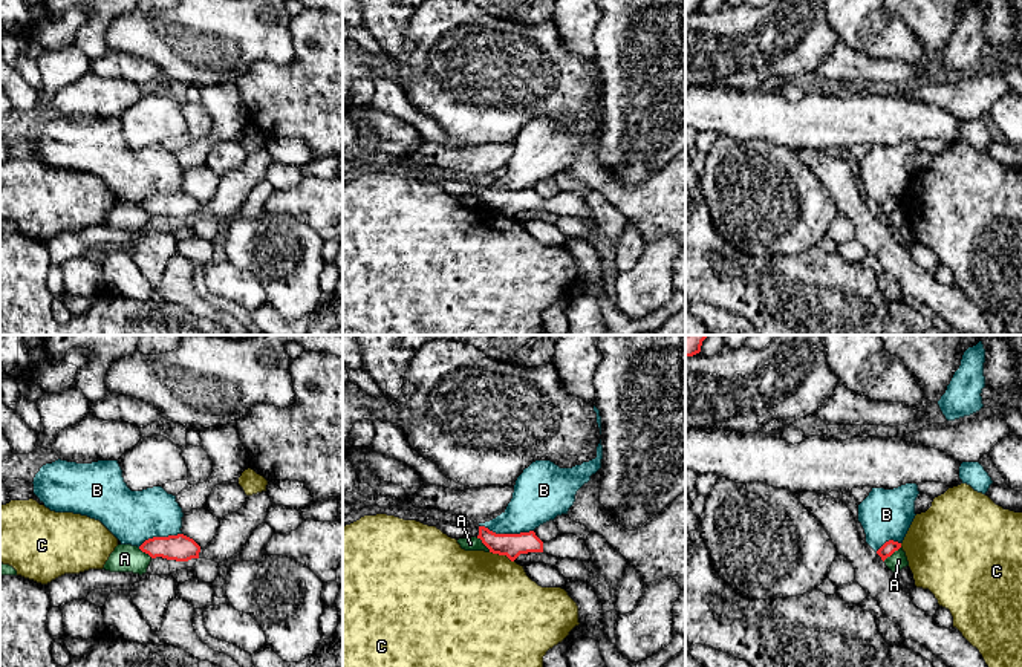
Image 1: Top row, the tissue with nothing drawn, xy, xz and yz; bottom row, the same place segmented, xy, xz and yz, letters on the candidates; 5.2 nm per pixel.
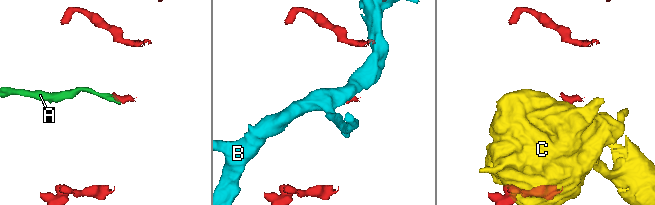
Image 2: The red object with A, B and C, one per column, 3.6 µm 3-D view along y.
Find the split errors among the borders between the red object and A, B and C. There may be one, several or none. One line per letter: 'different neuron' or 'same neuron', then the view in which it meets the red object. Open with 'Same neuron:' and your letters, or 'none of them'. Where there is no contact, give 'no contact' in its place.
Same neuron: none of them
A: different neuron; meets red in yz
B: different neuron; meets red in xz
C: different neuron; meets red in xz

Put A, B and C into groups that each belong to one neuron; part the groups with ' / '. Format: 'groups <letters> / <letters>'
groups A / B / C

